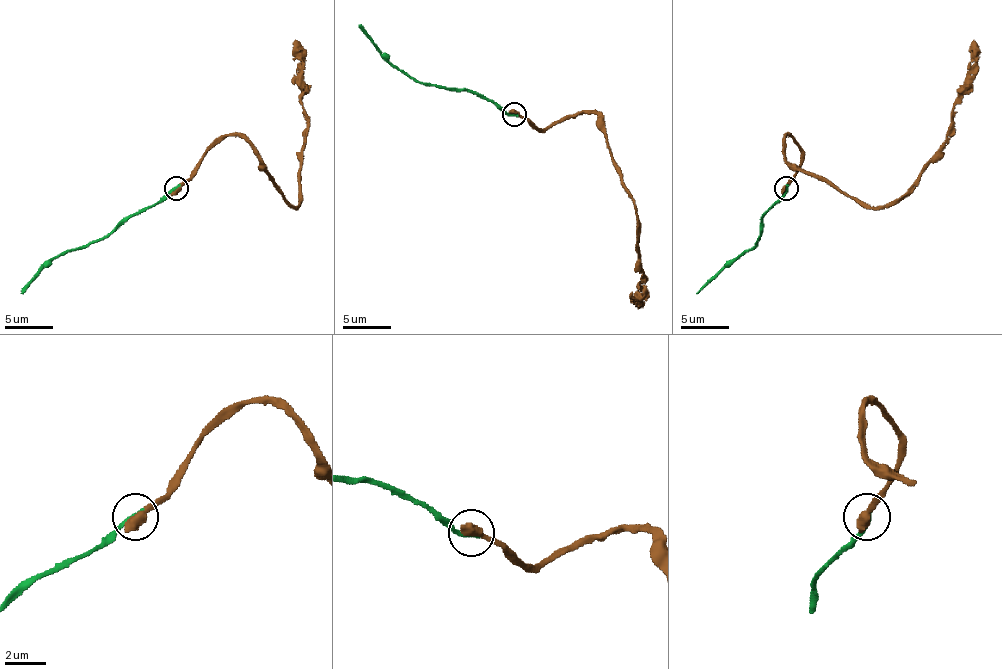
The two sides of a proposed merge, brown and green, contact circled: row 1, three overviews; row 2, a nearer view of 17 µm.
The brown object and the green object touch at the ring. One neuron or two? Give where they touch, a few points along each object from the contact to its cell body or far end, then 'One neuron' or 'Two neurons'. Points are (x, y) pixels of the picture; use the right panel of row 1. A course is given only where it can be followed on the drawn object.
Place: (786, 188). Course of brown: (787, 189), (801, 162), (789, 136), (789, 162), (873, 208), (892, 205), (947, 138), (973, 41). Course of green: (787, 189), (763, 215), (760, 236), (748, 251), (741, 253), (696, 294). One neuron

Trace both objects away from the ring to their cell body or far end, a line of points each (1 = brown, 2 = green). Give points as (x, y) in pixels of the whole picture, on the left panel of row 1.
1: (176, 189), (226, 136), (243, 138), (274, 186), (298, 205), (308, 115), (300, 48), (293, 41)
2: (176, 189), (131, 215), (105, 236), (59, 253), (21, 294)

